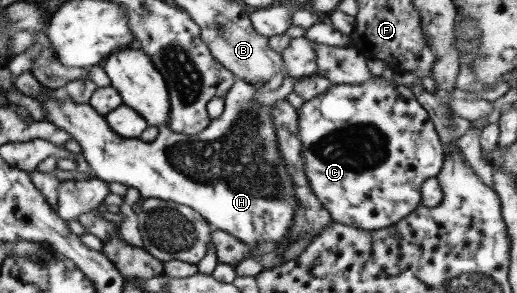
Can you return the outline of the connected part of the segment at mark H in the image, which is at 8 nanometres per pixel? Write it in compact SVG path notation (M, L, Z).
M238 79L234 82L234 85L229 89L227 96L224 98L225 106L223 113L217 119L213 119L203 132L195 135L179 134L177 132L173 132L167 125L161 124L157 126L157 138L149 143L142 141L140 138L127 139L119 136L118 134L115 134L115 132L113 132L111 127L107 124L105 117L101 113L98 113L89 103L76 103L74 100L71 100L71 97L67 96L66 93L55 89L53 90L56 91L56 95L47 96L44 93L40 93L33 97L35 100L37 100L37 102L41 102L41 104L43 104L42 107L44 108L46 120L51 124L54 124L57 128L68 132L72 136L72 139L76 140L76 142L80 144L83 158L85 158L87 163L89 163L91 172L96 176L96 178L105 180L107 183L120 182L127 188L137 188L137 190L140 192L140 196L144 199L153 197L187 205L188 207L193 208L193 210L196 210L201 216L203 216L203 218L211 226L215 226L215 228L219 230L224 230L225 232L231 233L236 239L247 243L252 248L252 258L259 261L264 269L270 269L271 267L280 264L281 255L283 252L285 252L285 249L287 249L293 243L288 240L287 231L293 224L293 217L295 211L298 209L298 202L295 196L291 177L287 175L287 165L285 165L285 162L283 162L282 154L280 153L280 150L278 150L278 144L276 141L276 134L273 124L274 120L272 120L272 116L270 116L270 106L261 106L259 108L259 105L253 105L251 98L253 98L253 96L255 96L259 90L256 90L254 86L251 86L249 82L243 79Z

